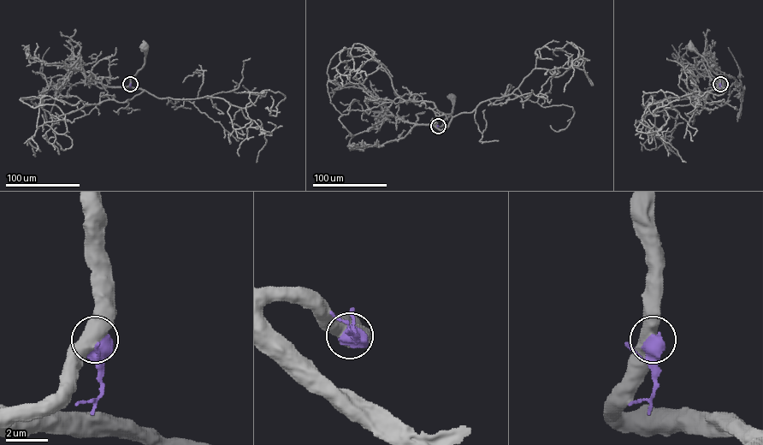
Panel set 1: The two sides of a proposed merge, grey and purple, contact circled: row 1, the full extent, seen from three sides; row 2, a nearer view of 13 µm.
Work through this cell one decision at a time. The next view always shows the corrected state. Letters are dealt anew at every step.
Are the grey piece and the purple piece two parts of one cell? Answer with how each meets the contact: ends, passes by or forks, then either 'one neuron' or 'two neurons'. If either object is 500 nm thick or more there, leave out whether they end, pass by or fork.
two neurons

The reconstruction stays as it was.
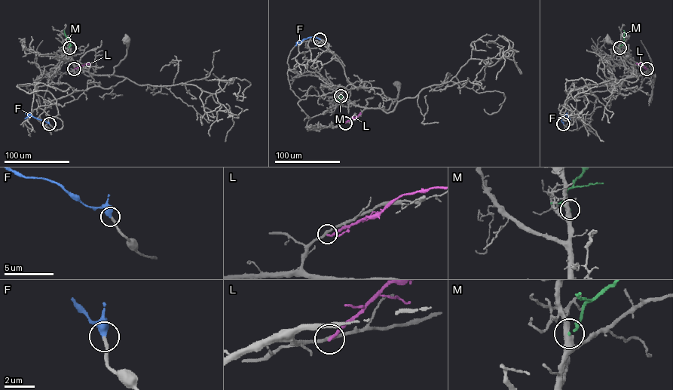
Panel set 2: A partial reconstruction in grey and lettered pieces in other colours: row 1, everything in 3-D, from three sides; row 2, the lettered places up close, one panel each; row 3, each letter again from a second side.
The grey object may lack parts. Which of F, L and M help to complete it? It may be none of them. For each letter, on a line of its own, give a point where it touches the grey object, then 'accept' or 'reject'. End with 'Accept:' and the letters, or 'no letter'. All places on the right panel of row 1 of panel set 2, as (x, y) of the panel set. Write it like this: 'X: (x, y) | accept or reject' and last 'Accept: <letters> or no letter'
F: (563, 124) | accept
L: (646, 69) | reject
M: (619, 47) | reject
Accept: F

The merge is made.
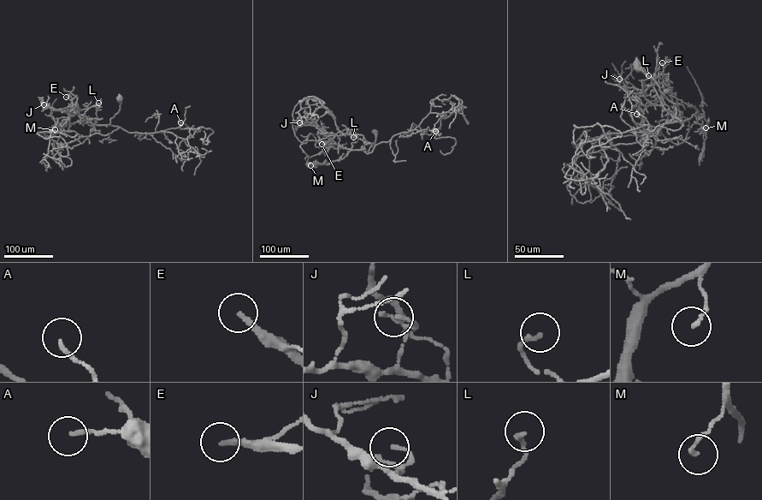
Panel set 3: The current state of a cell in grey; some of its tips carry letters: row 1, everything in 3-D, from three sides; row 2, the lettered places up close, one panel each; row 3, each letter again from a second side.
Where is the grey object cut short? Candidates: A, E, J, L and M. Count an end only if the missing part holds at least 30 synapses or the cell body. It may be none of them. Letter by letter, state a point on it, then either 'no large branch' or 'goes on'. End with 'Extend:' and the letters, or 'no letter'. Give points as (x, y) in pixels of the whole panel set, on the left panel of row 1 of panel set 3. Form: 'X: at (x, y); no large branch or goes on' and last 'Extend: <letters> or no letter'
A: at (180, 122); no large branch
E: at (66, 97); goes on
J: at (44, 104); no large branch
L: at (98, 103); no large branch
M: at (55, 129); no large branch
Extend: E

